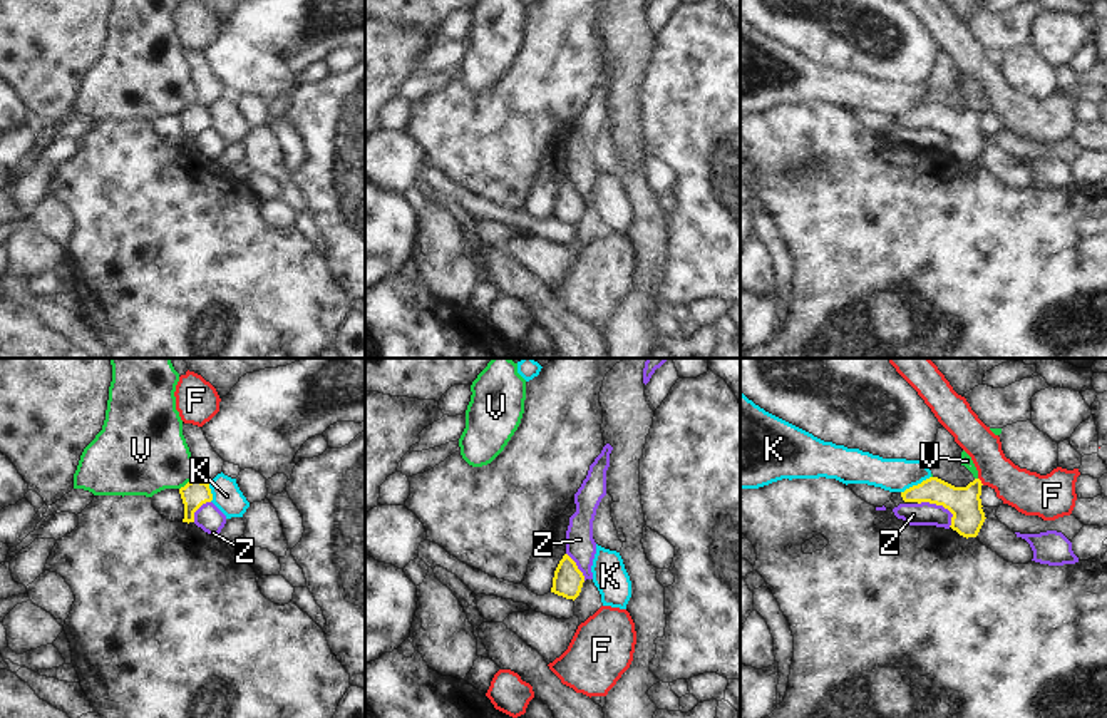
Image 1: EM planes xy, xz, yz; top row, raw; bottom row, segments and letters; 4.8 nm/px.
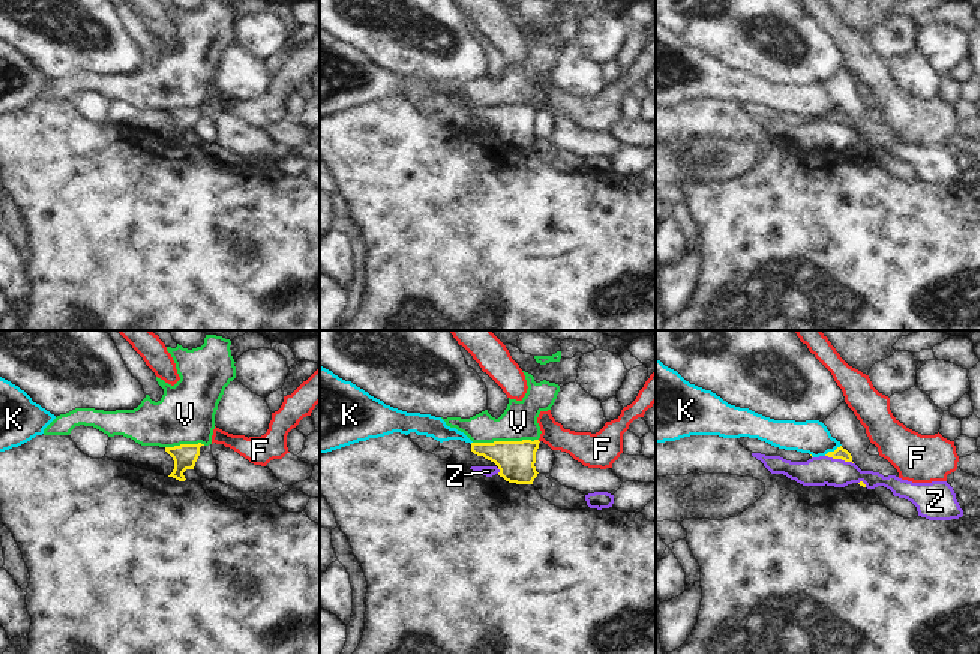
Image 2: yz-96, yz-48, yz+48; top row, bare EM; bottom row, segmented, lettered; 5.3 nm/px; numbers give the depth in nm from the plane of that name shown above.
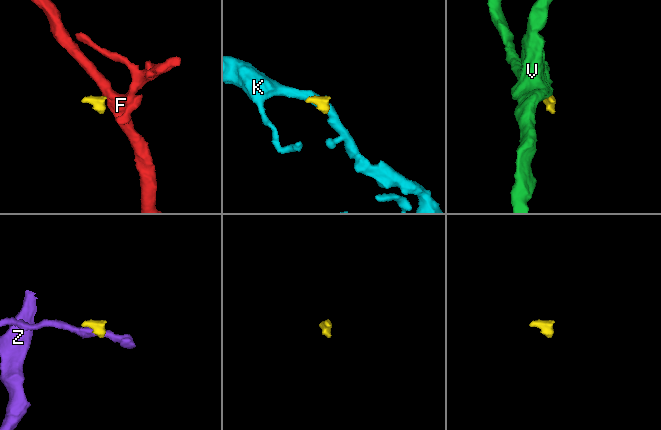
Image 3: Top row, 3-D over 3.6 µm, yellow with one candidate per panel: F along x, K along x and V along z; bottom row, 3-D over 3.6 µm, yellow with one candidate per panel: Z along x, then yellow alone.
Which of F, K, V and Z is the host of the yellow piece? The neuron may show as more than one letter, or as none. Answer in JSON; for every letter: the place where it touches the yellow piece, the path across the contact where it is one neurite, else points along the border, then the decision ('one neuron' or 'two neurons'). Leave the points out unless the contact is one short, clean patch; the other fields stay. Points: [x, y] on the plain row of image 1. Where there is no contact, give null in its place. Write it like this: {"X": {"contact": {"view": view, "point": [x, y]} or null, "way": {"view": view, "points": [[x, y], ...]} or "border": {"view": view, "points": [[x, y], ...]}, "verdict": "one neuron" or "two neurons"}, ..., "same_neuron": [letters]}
{"F": {"contact": {"view": "yz", "point": [980, 106]}, "border": {"view": "yz", "points": [[978, 102], [983, 109]]}, "verdict": "two neurons"}, "K": {"contact": {"view": "yz", "point": [915, 111]}, "border": {"view": "yz", "points": [[930, 101], [901, 117]]}, "verdict": "two neurons"}, "V": {"contact": {"view": "xy", "point": [188, 107]}, "border": {"view": "xy", "points": [[193, 102], [180, 114]]}, "verdict": "two neurons"}, "Z": {"contact": {"view": "yz", "point": [940, 129]}, "border": {"view": "yz", "points": [[918, 128], [942, 129], [952, 139], [952, 149]]}, "verdict": "two neurons"}, "same_neuron": []}

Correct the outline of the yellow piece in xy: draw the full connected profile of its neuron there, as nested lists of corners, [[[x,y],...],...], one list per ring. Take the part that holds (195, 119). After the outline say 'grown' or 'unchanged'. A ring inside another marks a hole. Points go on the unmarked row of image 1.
[[[193,104],[184,112],[179,114],[184,129],[183,147],[194,147],[194,137],[206,127],[213,126],[209,109]]] | unchanged

